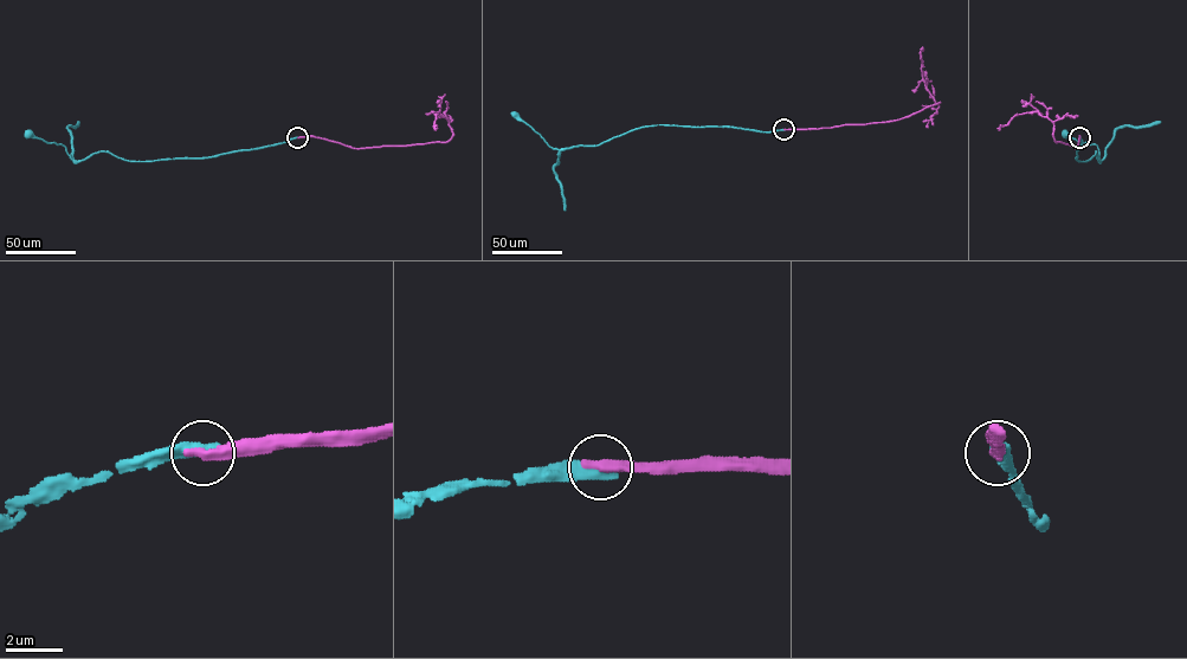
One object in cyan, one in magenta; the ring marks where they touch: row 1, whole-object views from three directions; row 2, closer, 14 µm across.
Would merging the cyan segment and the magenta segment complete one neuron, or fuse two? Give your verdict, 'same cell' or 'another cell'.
another cell

